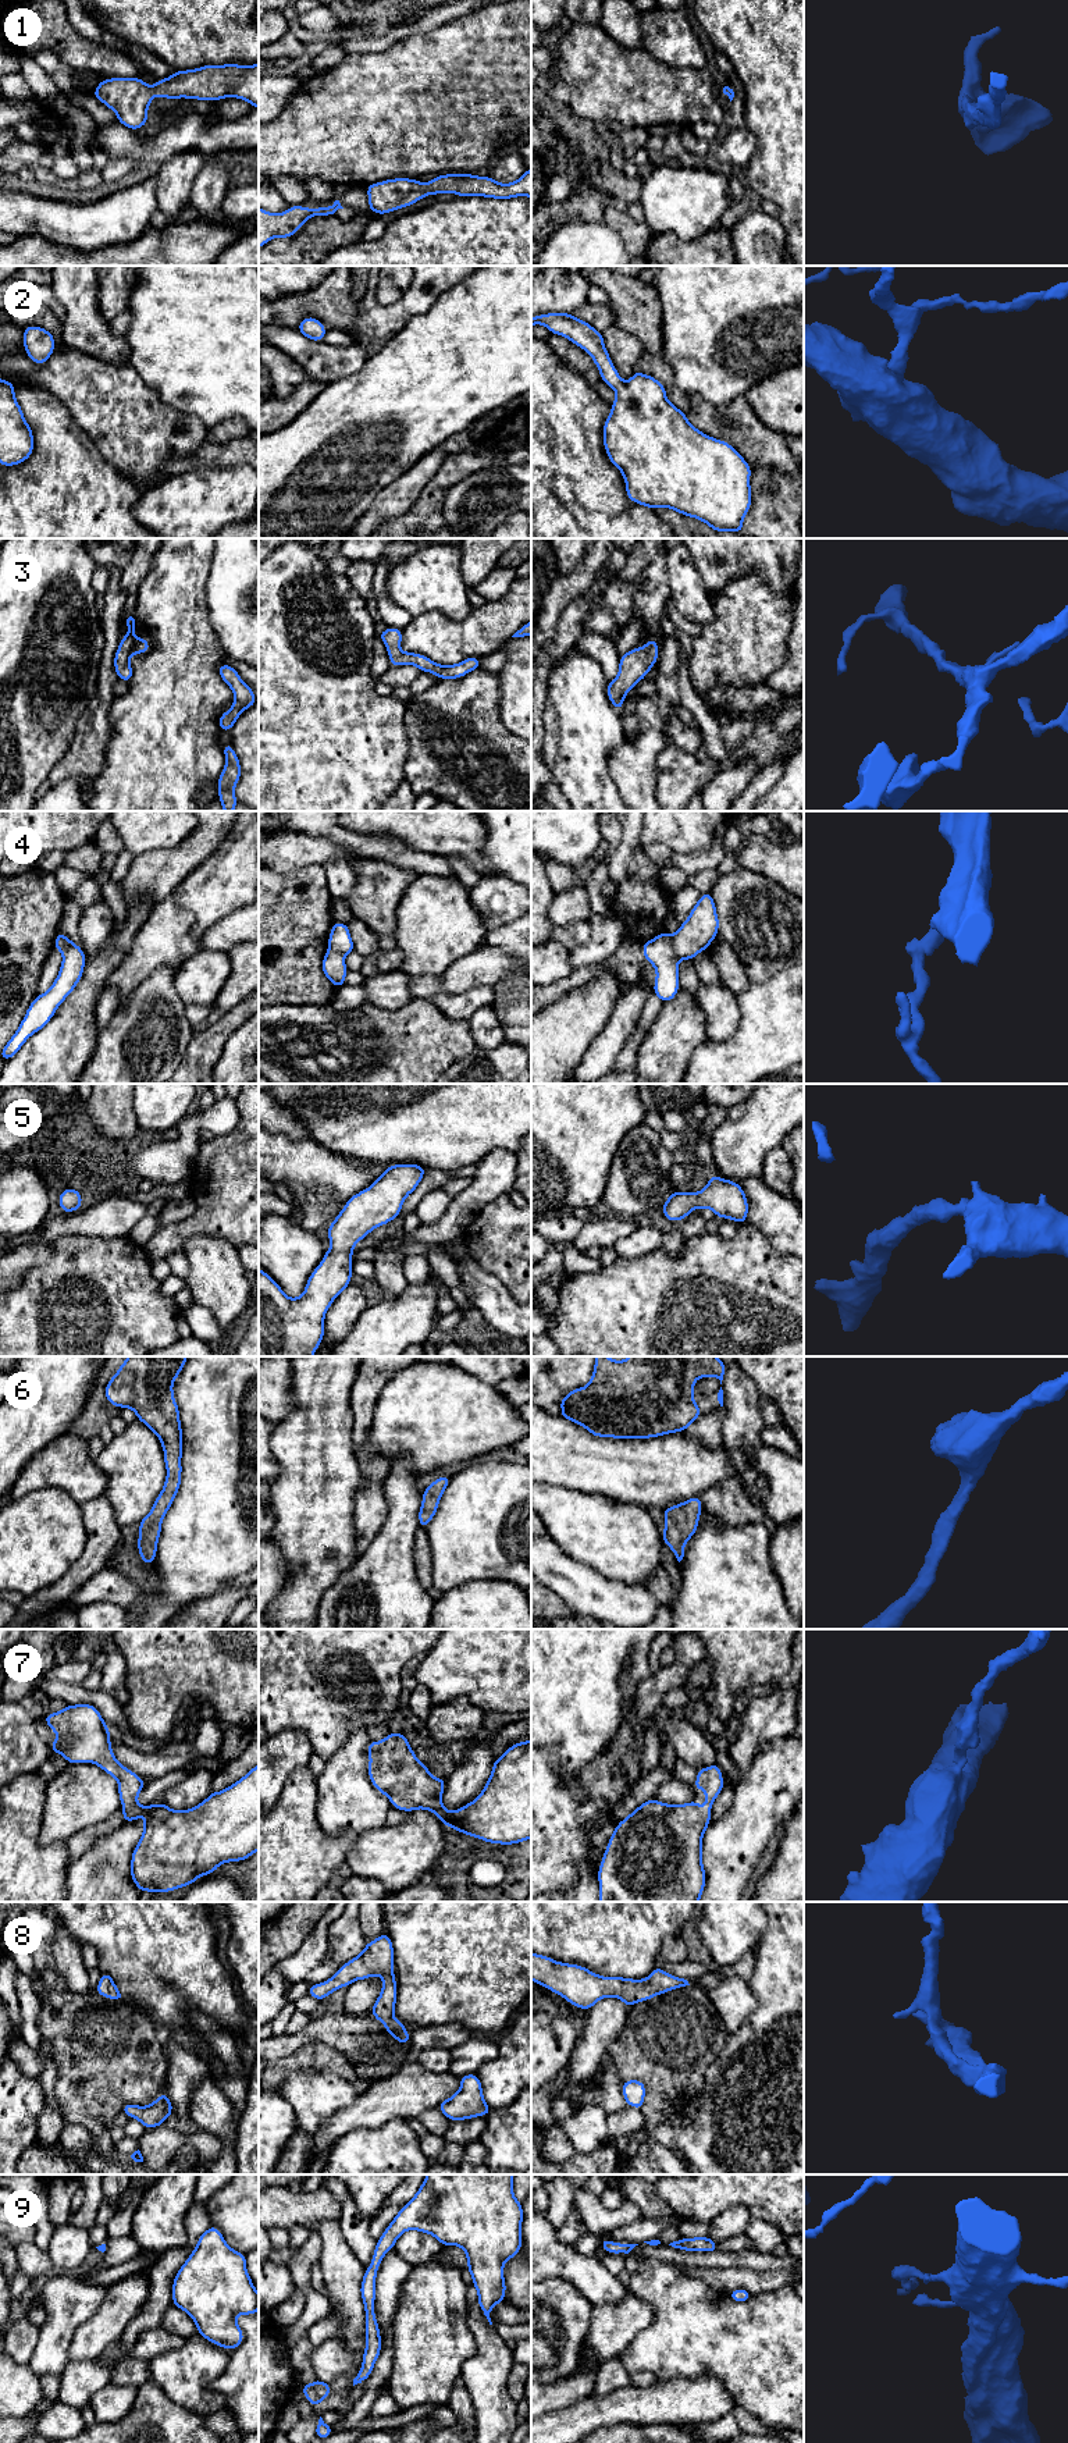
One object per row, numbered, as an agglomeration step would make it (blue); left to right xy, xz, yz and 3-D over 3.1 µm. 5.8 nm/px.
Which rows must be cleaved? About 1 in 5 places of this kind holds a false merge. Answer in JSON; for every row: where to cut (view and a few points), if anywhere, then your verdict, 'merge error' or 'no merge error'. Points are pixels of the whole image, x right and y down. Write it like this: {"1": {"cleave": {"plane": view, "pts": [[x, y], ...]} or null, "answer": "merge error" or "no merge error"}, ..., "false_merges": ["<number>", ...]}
{"1": {"cleave": null, "answer": "no merge error"}, "2": {"cleave": null, "answer": "no merge error"}, "3": {"cleave": null, "answer": "no merge error"}, "4": {"cleave": {"plane": "yz", "pts": [[669, 935], [672, 950], [679, 959]]}, "answer": "merge error"}, "5": {"cleave": null, "answer": "no merge error"}, "6": {"cleave": null, "answer": "no merge error"}, "7": {"cleave": null, "answer": "no merge error"}, "8": {"cleave": null, "answer": "no merge error"}, "9": {"cleave": null, "answer": "no merge error"}, "false_merges": ["4"]}

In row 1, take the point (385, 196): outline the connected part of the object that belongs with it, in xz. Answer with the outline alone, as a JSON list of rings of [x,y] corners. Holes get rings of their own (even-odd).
[[[531,168],[515,182],[499,184],[491,177],[474,174],[438,175],[426,185],[419,179],[394,178],[367,185],[369,210],[387,214],[407,207],[427,195],[458,193],[460,198],[484,196],[492,199],[531,198]]]

